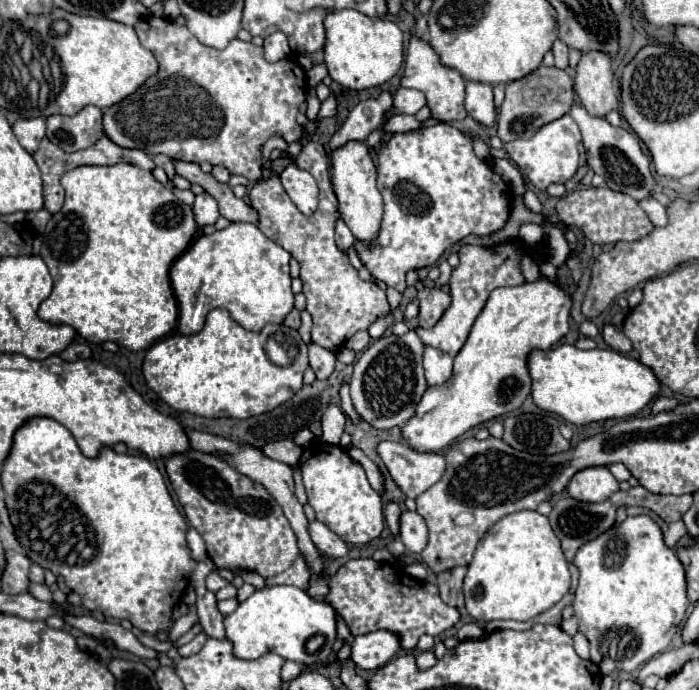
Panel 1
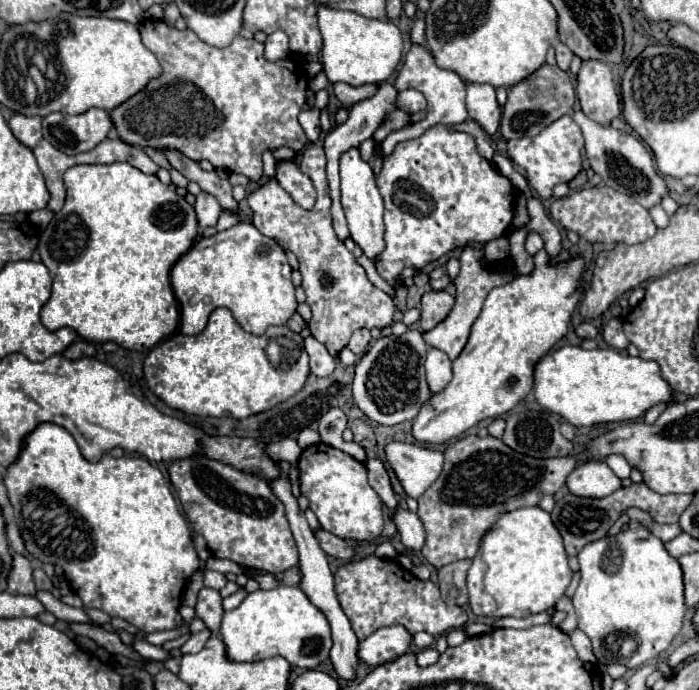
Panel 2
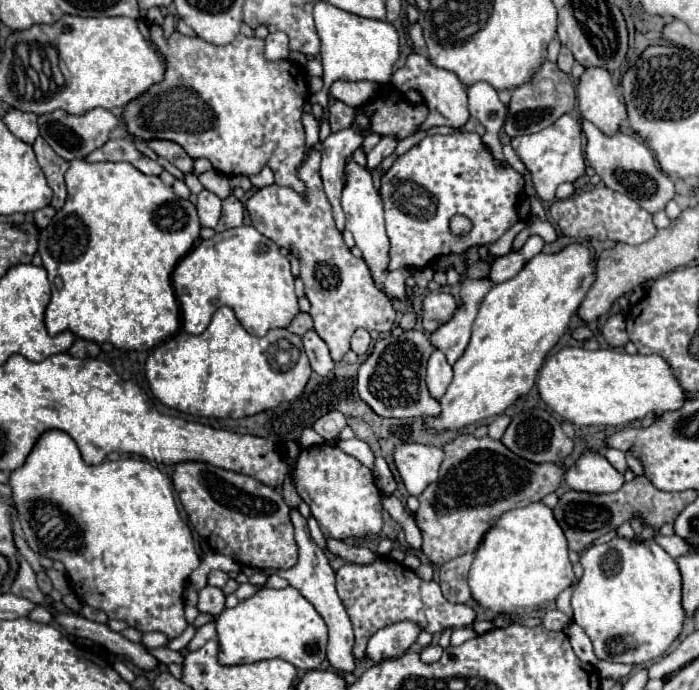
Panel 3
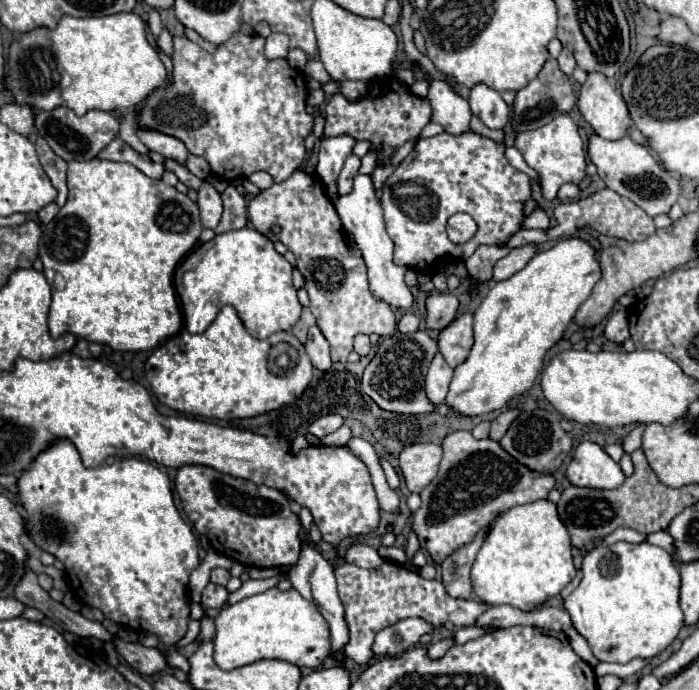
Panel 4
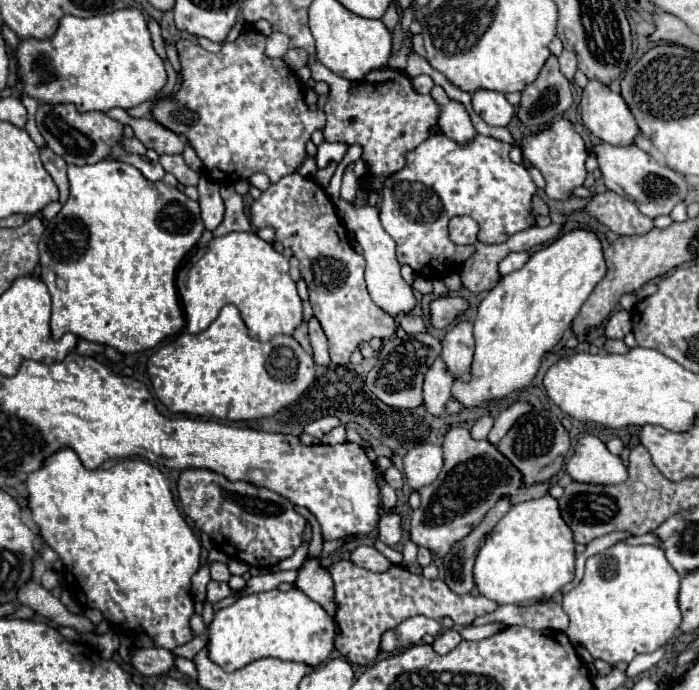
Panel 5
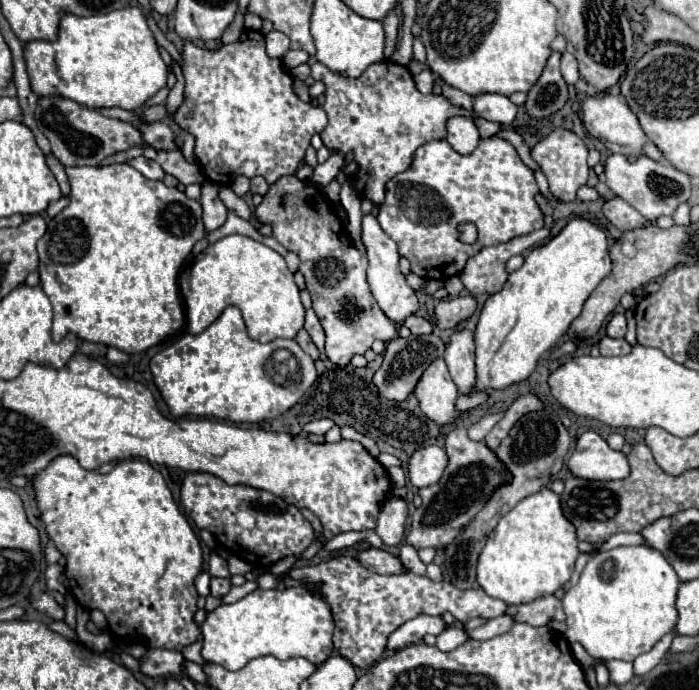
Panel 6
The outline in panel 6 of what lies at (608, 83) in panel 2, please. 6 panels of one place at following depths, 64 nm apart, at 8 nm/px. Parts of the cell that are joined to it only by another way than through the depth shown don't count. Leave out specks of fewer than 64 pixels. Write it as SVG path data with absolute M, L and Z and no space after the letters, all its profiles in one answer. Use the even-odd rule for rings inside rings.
M608 92L586 96L586 100L582 104L582 122L588 130L588 134L592 134L598 140L606 140L608 144L616 144L620 148L620 150L610 150L610 152L626 154L630 158L636 158L638 154L642 154L642 146L648 140L638 124L638 118L628 108L626 100L622 96L612 96Z

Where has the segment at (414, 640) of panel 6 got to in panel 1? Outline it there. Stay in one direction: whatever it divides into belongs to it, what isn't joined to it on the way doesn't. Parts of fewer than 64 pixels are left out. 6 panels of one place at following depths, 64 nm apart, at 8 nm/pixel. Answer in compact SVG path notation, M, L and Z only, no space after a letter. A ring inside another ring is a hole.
M376 630L364 636L356 636L350 648L350 660L360 670L376 670L392 660L400 652L400 640L394 632Z

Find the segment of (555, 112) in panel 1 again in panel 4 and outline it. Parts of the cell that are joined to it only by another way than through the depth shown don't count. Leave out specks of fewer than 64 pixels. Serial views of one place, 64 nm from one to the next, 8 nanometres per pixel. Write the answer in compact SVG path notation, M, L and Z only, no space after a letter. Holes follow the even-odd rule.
M546 60L540 74L526 88L516 92L516 100L514 100L512 114L510 114L512 130L524 132L524 130L542 128L544 124L550 124L556 116L570 112L574 104L576 104L576 96L574 96L574 90L572 90L568 76L564 72L560 72L556 60Z

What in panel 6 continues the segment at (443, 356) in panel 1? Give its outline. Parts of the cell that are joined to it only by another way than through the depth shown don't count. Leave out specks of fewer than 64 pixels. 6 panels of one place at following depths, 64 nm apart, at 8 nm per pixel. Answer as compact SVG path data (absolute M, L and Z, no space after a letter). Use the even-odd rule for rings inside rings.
M442 358L434 360L426 368L416 386L414 396L418 398L422 412L440 426L452 422L460 414L454 408L454 402L458 398L458 388L450 378L446 362Z

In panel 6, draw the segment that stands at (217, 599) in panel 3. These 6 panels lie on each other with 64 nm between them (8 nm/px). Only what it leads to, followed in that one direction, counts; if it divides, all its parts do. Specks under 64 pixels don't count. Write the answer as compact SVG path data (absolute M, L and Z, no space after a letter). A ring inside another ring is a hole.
M212 578L212 582L210 582L210 594L214 598L222 598L224 594L230 592L230 588L232 588L232 584L228 578Z

